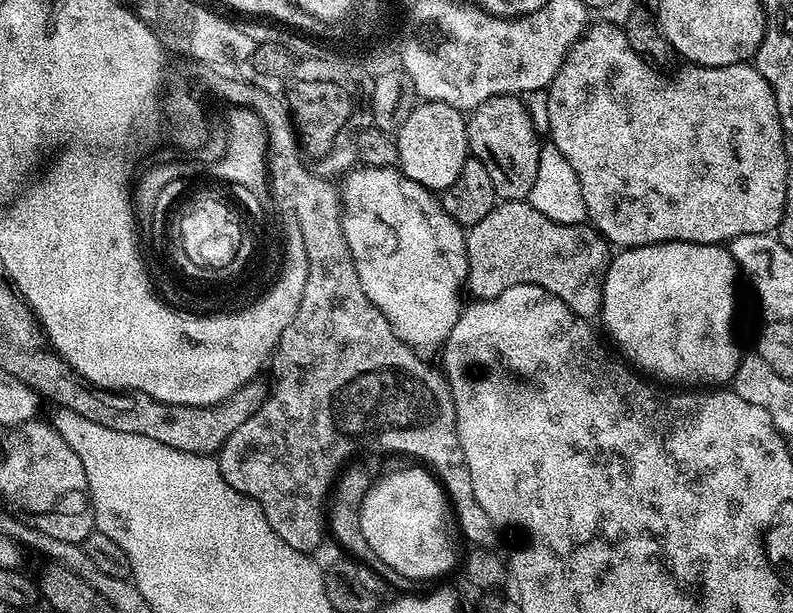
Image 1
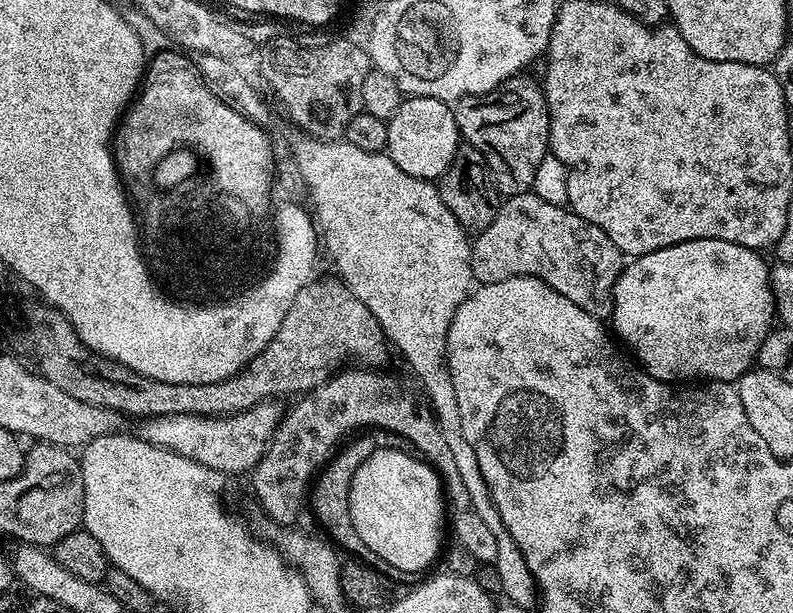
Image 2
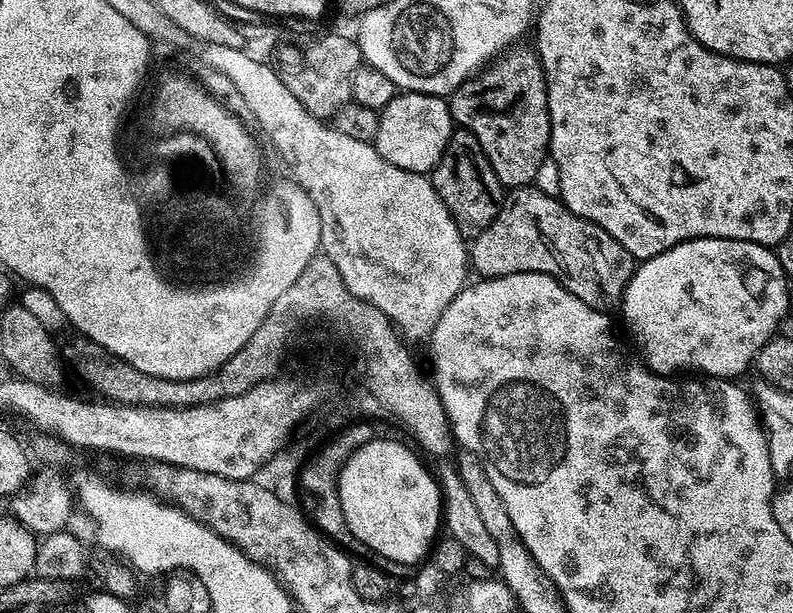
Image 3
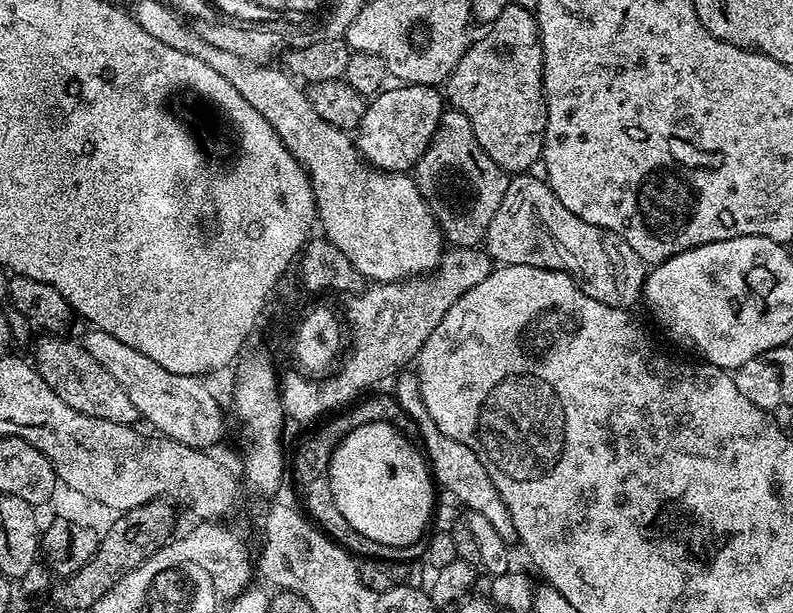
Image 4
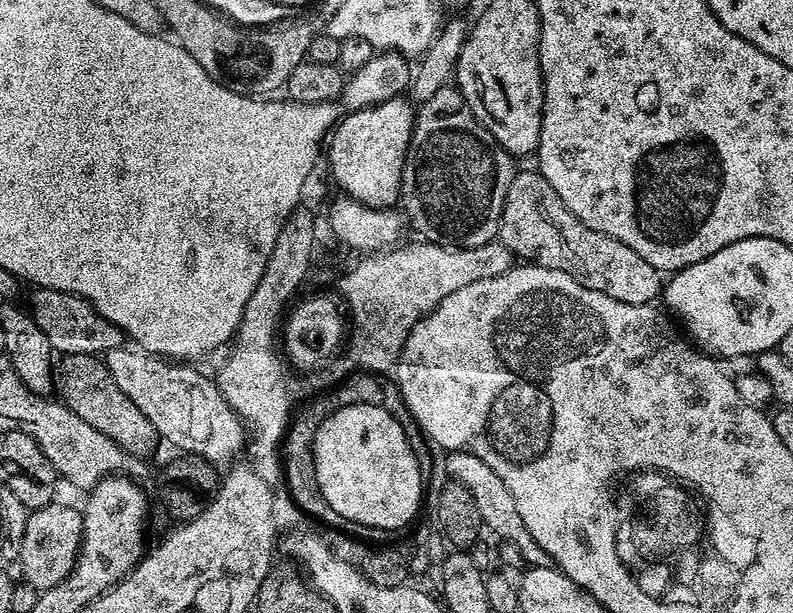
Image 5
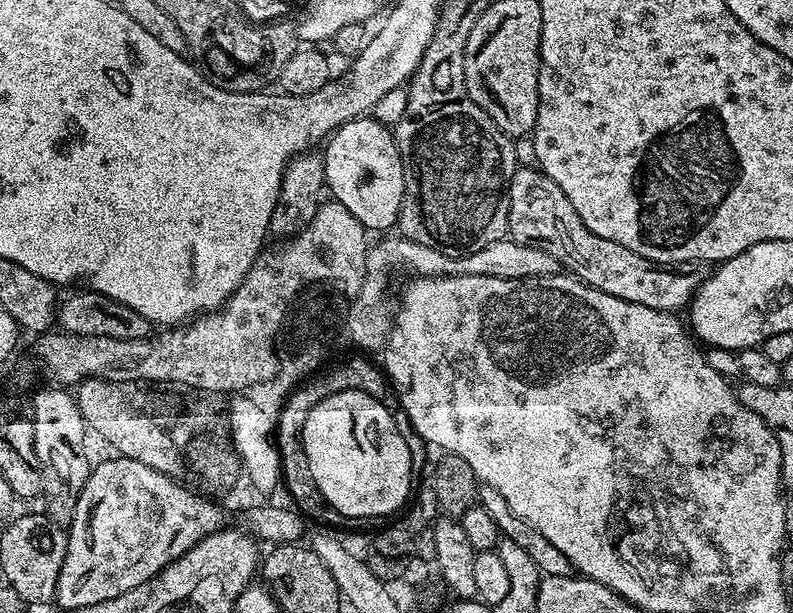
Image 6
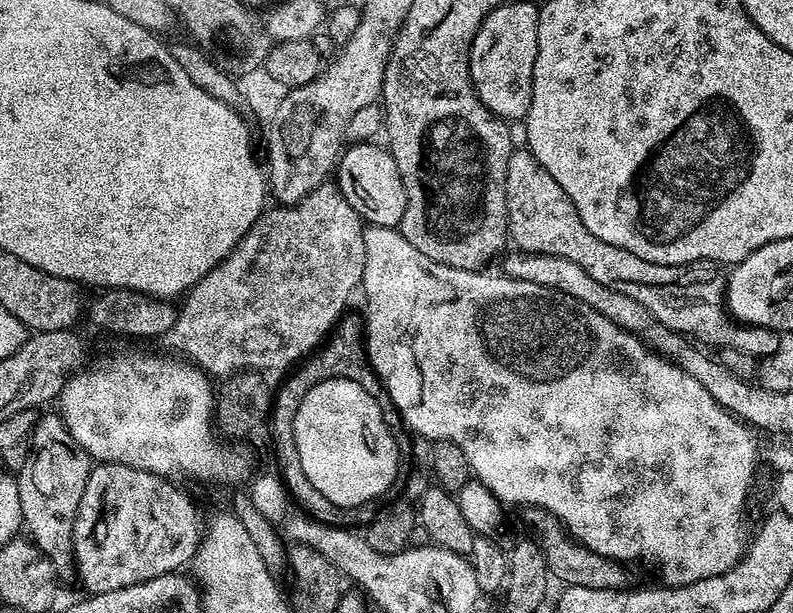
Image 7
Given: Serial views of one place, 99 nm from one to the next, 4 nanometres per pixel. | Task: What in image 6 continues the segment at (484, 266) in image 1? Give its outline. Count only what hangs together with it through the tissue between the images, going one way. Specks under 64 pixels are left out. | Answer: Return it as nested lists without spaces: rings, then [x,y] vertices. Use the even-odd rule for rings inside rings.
[[[517,167],[514,178],[508,187],[508,231],[511,239],[546,250],[546,254],[554,254],[561,269],[567,270],[589,288],[596,288],[599,292],[606,294],[614,294],[614,298],[622,298],[629,300],[632,304],[650,306],[654,310],[673,314],[689,307],[693,294],[706,275],[705,269],[700,269],[703,267],[659,264],[650,258],[642,258],[642,254],[634,254],[634,250],[626,250],[626,246],[622,246],[610,238],[598,238],[598,234],[590,231],[586,222],[582,222],[582,218],[578,218],[578,210],[574,210],[574,206],[570,206],[570,198],[566,198],[566,194],[562,194],[562,190],[558,190],[556,183],[545,172],[540,171],[539,167],[531,167]]]

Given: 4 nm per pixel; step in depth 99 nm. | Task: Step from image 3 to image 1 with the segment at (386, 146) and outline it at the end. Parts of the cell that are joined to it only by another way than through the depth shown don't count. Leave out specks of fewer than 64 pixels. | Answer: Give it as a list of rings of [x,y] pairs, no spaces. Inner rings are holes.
[[[437,100],[417,103],[416,108],[395,132],[398,146],[398,165],[406,178],[418,182],[434,193],[443,193],[458,178],[458,170],[469,160],[468,126],[461,109]]]

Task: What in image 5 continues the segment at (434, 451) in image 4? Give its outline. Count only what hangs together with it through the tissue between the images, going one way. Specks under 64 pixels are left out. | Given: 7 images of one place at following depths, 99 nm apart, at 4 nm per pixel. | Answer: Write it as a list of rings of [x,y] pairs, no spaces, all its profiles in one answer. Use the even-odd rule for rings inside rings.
[[[448,452],[446,458],[448,458],[448,472],[450,474],[448,476],[470,492],[475,505],[478,506],[478,514],[481,516],[483,527],[487,531],[489,528],[494,535],[501,536],[499,538],[501,541],[518,546],[520,559],[525,565],[531,567],[551,565],[550,554],[546,554],[546,550],[542,550],[542,546],[538,546],[538,542],[534,542],[530,530],[526,530],[526,526],[514,506],[506,482],[502,482],[502,478],[498,478],[498,474],[494,474],[494,470],[490,470],[490,466],[486,466],[486,462],[482,462],[482,458],[469,452]]]

